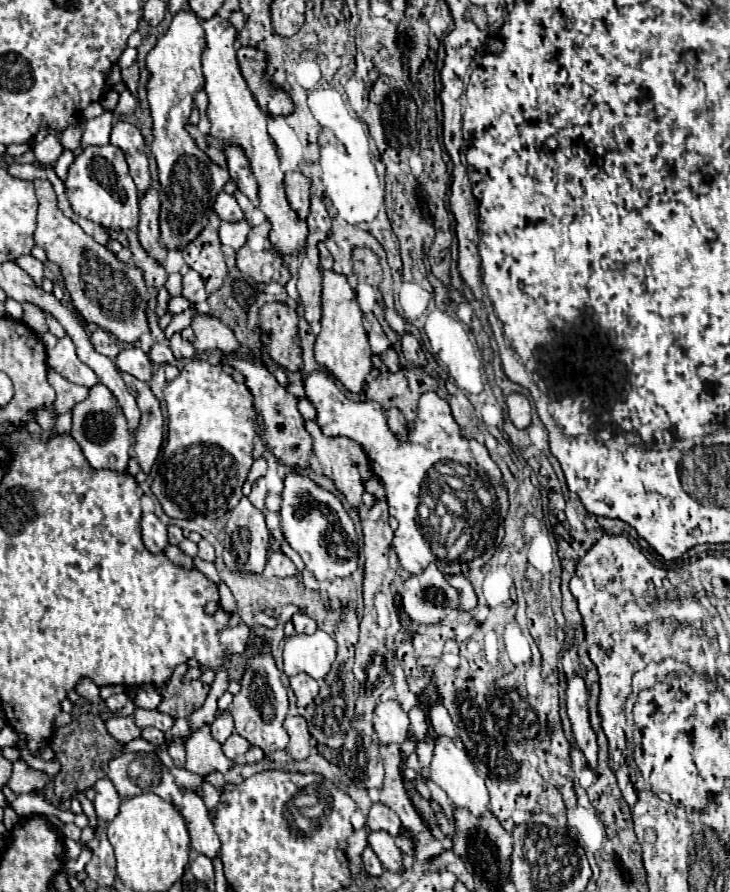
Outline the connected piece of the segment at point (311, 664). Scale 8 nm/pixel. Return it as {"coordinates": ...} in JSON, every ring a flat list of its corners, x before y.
{"coordinates":[[317,630,315,634,295,634,285,640,283,648,283,672,287,676,295,676,299,672,309,674,315,680,325,678,325,674,331,670,331,664,335,662,335,640,323,632]]}

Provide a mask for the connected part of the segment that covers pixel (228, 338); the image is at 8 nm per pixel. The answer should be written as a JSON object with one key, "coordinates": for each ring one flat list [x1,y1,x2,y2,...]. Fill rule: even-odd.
{"coordinates":[[195,312,191,328,195,330,195,350,207,352,207,350,223,350,225,354,239,352,241,344,233,336,233,332,215,316,209,316,207,312]]}

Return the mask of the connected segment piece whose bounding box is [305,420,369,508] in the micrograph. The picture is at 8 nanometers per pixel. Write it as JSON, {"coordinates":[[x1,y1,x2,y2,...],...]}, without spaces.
{"coordinates":[[305,420,305,430,311,434,313,438,313,452,321,464,321,470,325,476,329,476,337,490,347,498,347,502,353,506,353,508,359,508,361,504,361,494,365,492,363,488,363,480,365,476,369,476,369,464,367,464,367,458,365,458,365,452,361,452,361,448,357,448,357,444,353,444,353,440,349,438,327,438,319,426,315,424,315,420]]}

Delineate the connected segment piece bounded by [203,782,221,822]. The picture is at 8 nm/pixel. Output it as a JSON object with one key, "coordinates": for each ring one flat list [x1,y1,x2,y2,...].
{"coordinates":[[203,782,203,802,209,808,209,820,211,822,215,820,215,808,219,804,219,796,221,796,219,790,215,790,209,782]]}

